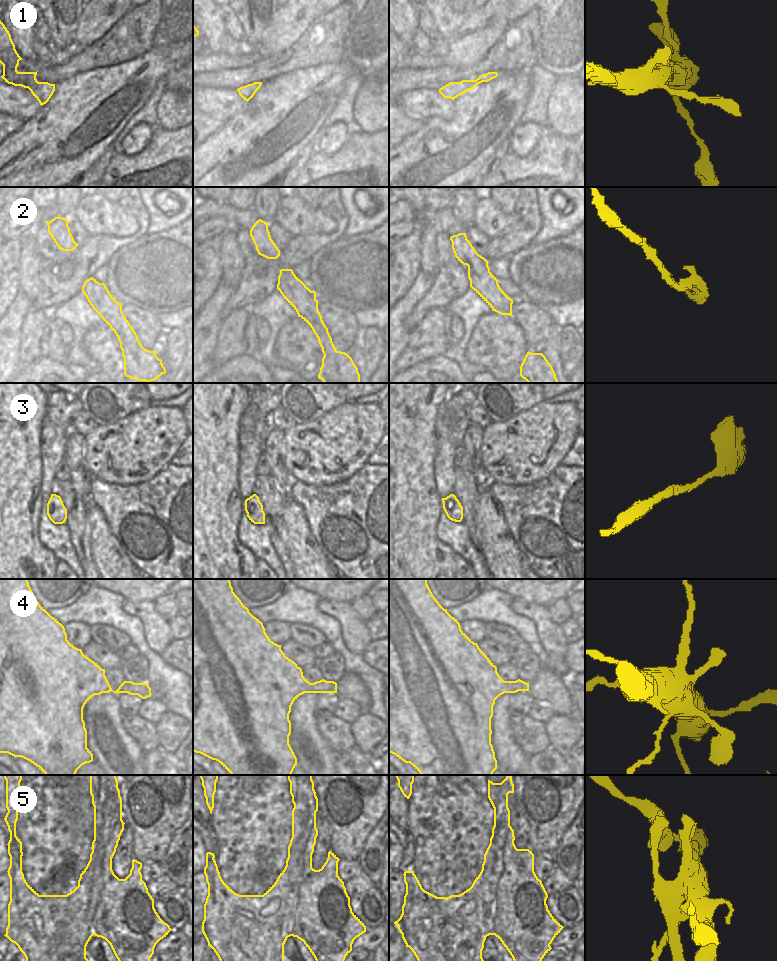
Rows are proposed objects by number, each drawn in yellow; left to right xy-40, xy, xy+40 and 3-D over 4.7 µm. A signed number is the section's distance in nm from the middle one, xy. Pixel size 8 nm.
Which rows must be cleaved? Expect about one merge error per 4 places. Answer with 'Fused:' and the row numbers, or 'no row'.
Fused: 2, 5

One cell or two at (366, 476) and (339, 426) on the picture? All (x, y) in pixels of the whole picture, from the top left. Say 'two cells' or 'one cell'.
two cells

